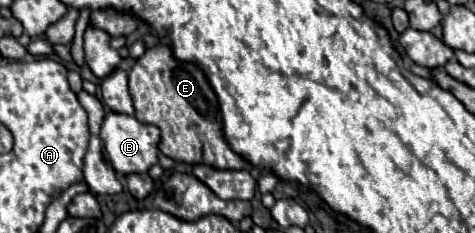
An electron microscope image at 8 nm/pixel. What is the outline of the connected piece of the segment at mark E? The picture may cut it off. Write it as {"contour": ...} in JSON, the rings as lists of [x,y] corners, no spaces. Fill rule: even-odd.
{"contour":[[[160,43],[146,49],[146,53],[134,63],[128,75],[128,85],[136,119],[152,123],[162,131],[160,151],[166,157],[190,165],[212,165],[214,169],[252,169],[252,165],[236,155],[224,139],[218,97],[208,79],[196,65],[176,59],[170,45]]]}

